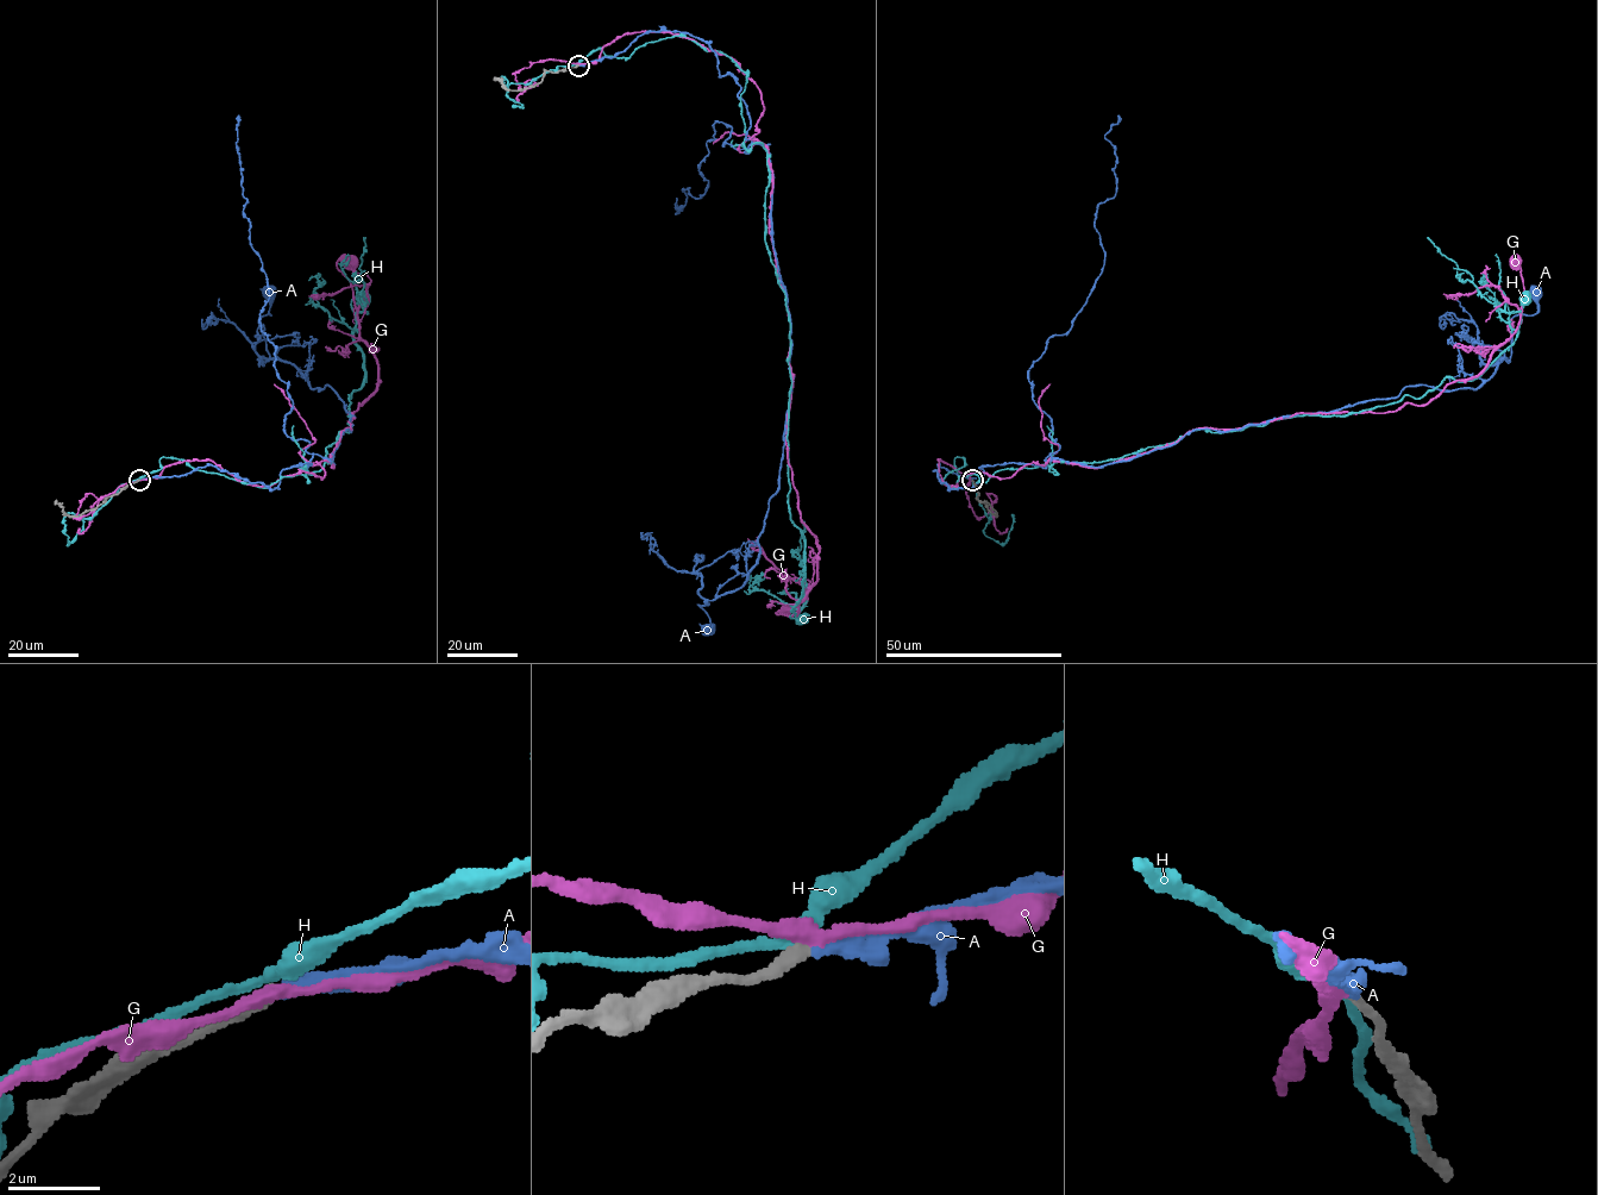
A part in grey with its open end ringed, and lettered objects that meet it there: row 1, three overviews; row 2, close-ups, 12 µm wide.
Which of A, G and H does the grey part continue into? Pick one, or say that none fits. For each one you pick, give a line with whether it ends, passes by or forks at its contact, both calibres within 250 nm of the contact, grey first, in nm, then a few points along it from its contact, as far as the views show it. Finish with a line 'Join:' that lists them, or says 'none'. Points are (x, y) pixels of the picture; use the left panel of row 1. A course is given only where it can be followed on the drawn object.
A: it ends there; 260 nm thick on the grey side, 280 nm on the other; it runs (139, 480), (211, 464), (269, 489), (314, 454), (333, 467), (352, 415), (327, 385), (268, 360), (270, 293)
Join: A

